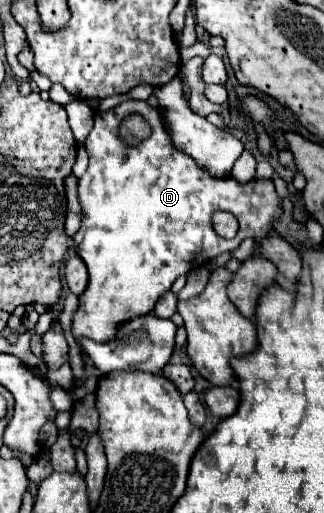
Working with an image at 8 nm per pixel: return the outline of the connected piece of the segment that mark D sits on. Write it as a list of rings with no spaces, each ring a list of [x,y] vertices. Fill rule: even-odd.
[[[127,100],[107,112],[97,112],[95,126],[85,142],[85,150],[89,154],[89,166],[83,178],[79,180],[79,202],[83,208],[83,222],[81,230],[75,234],[73,240],[77,254],[87,264],[89,286],[85,294],[79,296],[79,310],[73,316],[73,336],[87,336],[97,342],[107,342],[115,338],[115,330],[121,322],[141,314],[149,314],[155,302],[171,290],[173,282],[179,276],[189,274],[191,270],[203,266],[205,262],[217,258],[223,252],[233,252],[245,238],[261,240],[265,236],[271,236],[273,220],[283,214],[281,198],[277,196],[271,180],[251,180],[239,186],[231,176],[209,176],[195,164],[193,158],[173,146],[161,110],[153,108],[145,100]],[[131,112],[143,114],[143,118],[151,124],[153,134],[137,148],[131,148],[117,138],[117,128],[121,120]],[[217,210],[233,212],[233,216],[239,220],[239,232],[235,238],[225,240],[213,230],[211,218]]]

